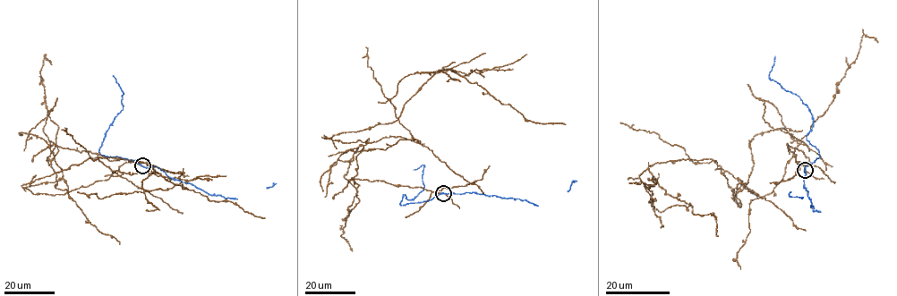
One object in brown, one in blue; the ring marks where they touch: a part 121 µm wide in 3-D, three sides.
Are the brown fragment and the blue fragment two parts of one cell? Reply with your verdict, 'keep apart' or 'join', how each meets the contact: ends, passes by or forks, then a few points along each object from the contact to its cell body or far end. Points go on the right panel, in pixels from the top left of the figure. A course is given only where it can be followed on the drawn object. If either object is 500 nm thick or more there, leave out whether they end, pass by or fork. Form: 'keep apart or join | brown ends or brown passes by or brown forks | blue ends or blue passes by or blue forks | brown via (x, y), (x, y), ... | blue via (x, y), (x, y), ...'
keep apart | brown passes by | blue passes by | brown via (805, 170), (765, 101), (773, 129), (750, 141), (739, 203), (710, 159), (648, 165), (655, 209), (689, 203) | blue via (805, 170), (820, 156), (807, 139), (814, 118), (810, 110), (796, 95), (786, 91), (768, 76), (775, 56)

